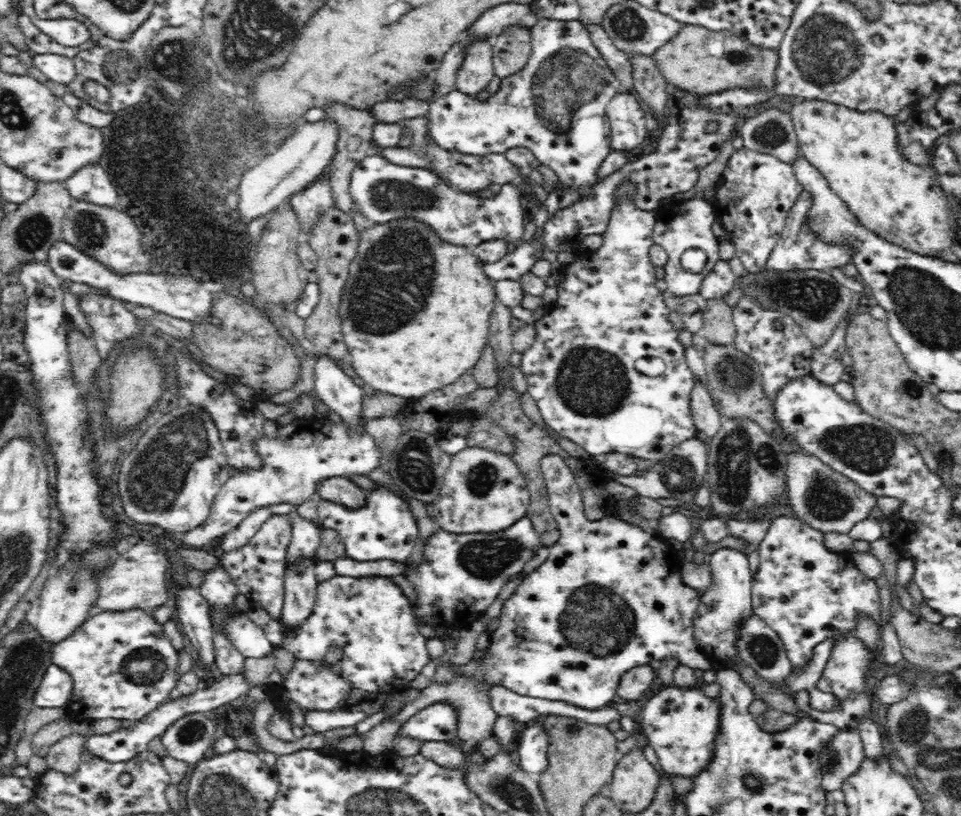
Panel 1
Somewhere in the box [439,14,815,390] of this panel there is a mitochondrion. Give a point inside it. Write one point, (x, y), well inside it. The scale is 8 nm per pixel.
(567, 81)

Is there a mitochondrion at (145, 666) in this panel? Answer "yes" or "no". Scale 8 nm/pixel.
yes

